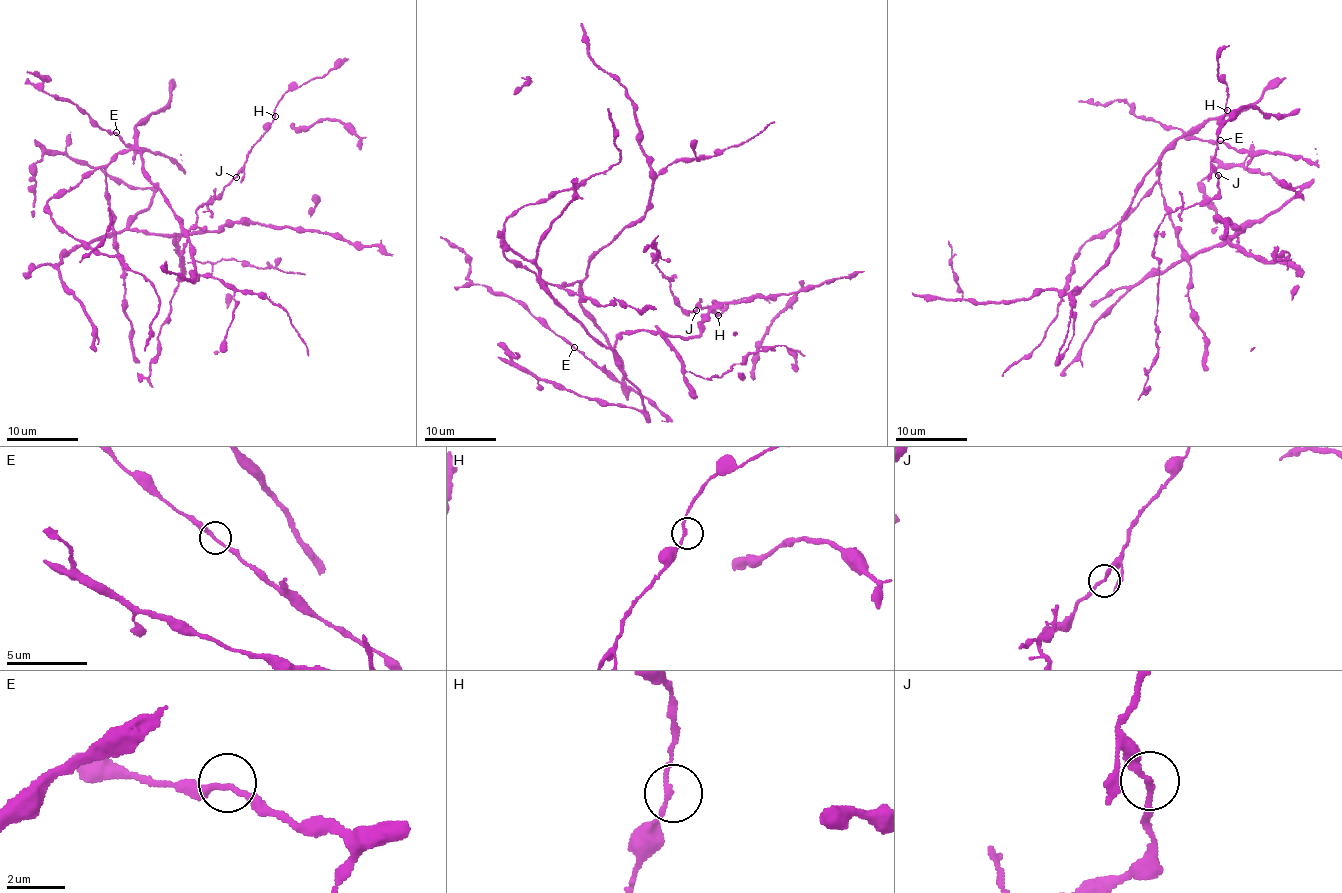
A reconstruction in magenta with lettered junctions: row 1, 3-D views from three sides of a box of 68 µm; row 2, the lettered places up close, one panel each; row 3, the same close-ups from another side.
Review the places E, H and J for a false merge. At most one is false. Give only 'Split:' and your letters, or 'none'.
Split: J

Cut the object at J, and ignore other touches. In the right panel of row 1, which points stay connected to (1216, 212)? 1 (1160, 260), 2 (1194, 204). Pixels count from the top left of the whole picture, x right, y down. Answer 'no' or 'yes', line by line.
1: no
2: no

